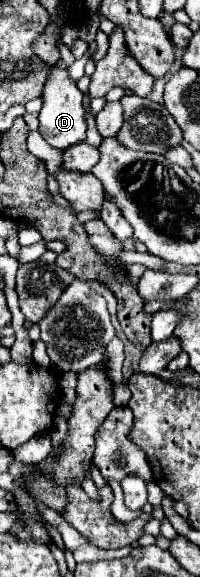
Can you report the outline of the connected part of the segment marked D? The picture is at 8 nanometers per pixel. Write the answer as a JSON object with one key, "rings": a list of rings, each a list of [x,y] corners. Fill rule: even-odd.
{"rings":[[[52,67],[52,73],[44,85],[44,93],[42,93],[44,105],[40,111],[40,127],[38,131],[42,133],[42,137],[56,149],[64,151],[80,141],[86,139],[86,111],[82,105],[82,93],[76,89],[76,83],[68,77],[66,69],[60,67]]]}

